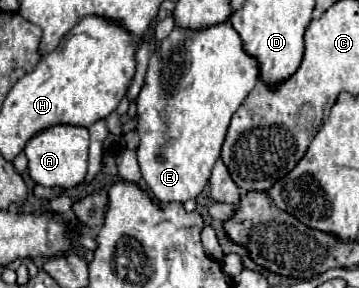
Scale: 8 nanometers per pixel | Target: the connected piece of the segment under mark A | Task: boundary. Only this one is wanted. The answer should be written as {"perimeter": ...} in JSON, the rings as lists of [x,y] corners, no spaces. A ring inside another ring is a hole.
{"perimeter":[[[51,126],[27,142],[25,154],[29,160],[29,174],[35,184],[43,188],[69,190],[81,184],[87,176],[89,132],[83,126]]]}

